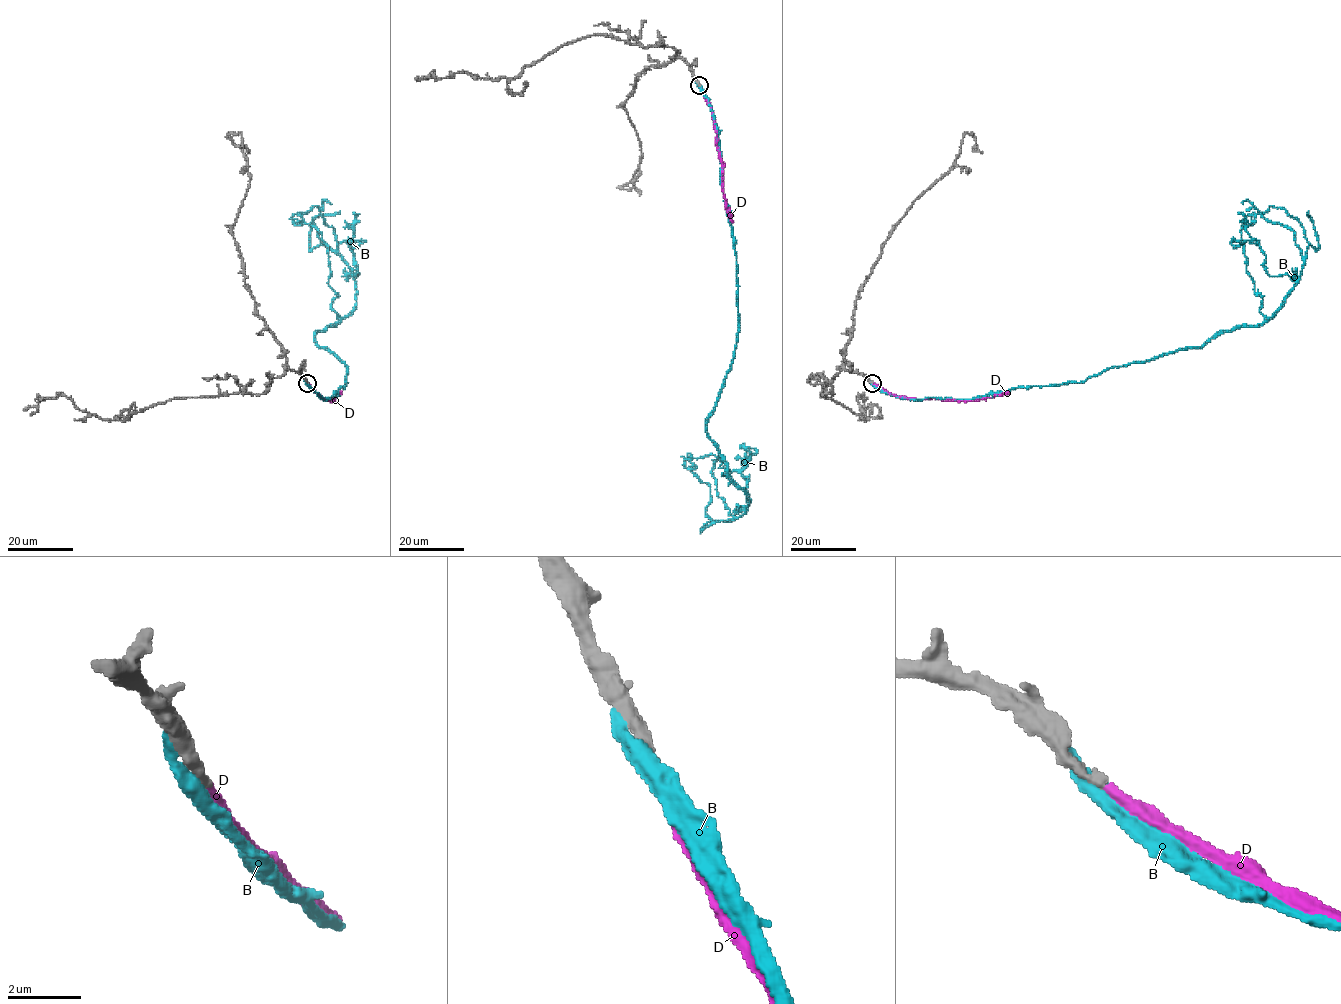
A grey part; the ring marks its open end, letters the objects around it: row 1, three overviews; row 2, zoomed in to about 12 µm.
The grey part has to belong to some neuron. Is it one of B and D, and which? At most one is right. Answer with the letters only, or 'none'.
D

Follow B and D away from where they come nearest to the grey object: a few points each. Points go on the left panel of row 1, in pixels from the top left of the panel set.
B: (306, 380), (329, 399), (346, 383), (346, 366), (315, 338), (356, 305), (355, 279), (320, 207), (331, 203)
D: (307, 383), (324, 399), (331, 401), (342, 390)

